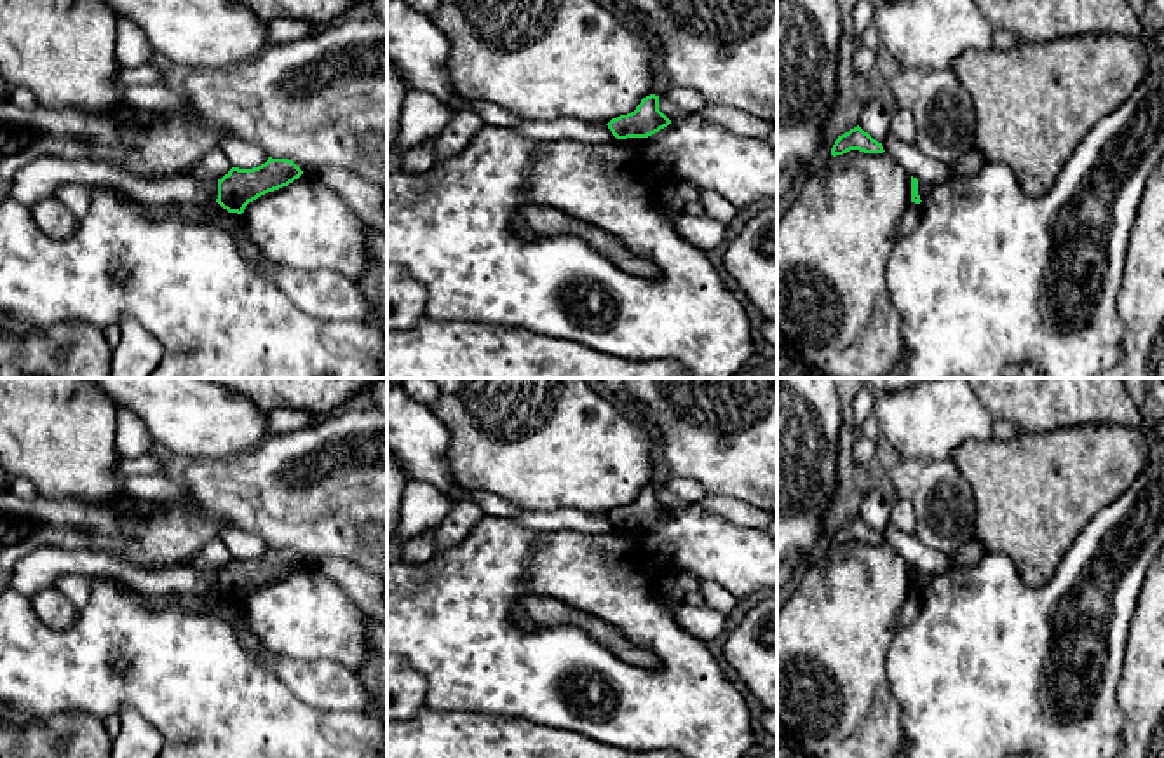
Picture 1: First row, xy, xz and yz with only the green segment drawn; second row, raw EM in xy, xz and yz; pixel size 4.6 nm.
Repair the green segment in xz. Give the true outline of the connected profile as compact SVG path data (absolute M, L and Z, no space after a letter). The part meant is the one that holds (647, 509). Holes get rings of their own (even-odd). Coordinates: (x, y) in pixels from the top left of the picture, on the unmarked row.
M659 486L641 490L634 502L612 509L606 516L617 530L648 528L667 518L671 511L659 500Z

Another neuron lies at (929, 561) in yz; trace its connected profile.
M890 523L882 533L885 544L896 549L918 573L936 577L946 572L951 565L950 556L924 545L917 535L906 535Z

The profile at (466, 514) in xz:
M455 502L451 512L436 528L436 551L460 544L470 533L470 530L481 521L483 516L484 512L476 502Z

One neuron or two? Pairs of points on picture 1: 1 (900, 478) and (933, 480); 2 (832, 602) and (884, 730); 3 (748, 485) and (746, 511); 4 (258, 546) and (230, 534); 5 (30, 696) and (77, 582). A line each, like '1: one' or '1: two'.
1: one
2: one
3: two
4: one
5: two

